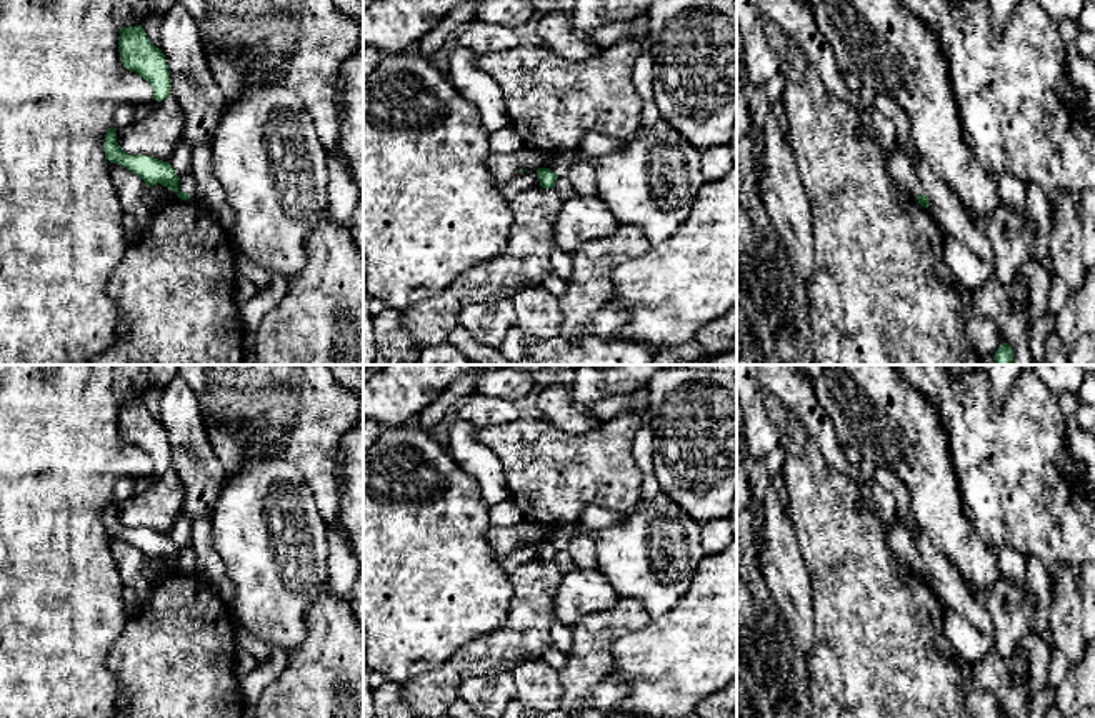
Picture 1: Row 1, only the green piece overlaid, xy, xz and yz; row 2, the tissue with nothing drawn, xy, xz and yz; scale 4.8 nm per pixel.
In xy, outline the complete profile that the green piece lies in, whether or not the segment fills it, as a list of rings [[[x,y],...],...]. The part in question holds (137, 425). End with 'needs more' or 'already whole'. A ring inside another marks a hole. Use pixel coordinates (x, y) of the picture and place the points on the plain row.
[[[142,398],[120,403],[118,425],[125,441],[137,445],[153,461],[157,475],[170,468],[170,443],[165,428],[155,420]]] | already whole

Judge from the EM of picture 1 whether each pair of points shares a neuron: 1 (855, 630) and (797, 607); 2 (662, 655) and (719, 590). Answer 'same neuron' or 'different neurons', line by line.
1: different neurons
2: same neuron

